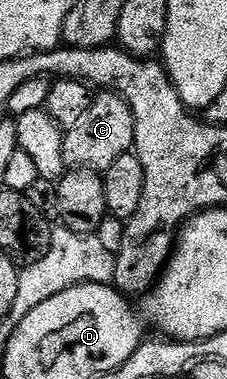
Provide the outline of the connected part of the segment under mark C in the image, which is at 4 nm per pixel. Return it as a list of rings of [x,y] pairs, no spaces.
[[[102,91],[94,97],[92,107],[76,123],[76,127],[65,130],[64,163],[70,169],[93,169],[105,171],[120,159],[120,155],[131,152],[134,148],[134,116],[129,103],[113,91]]]

